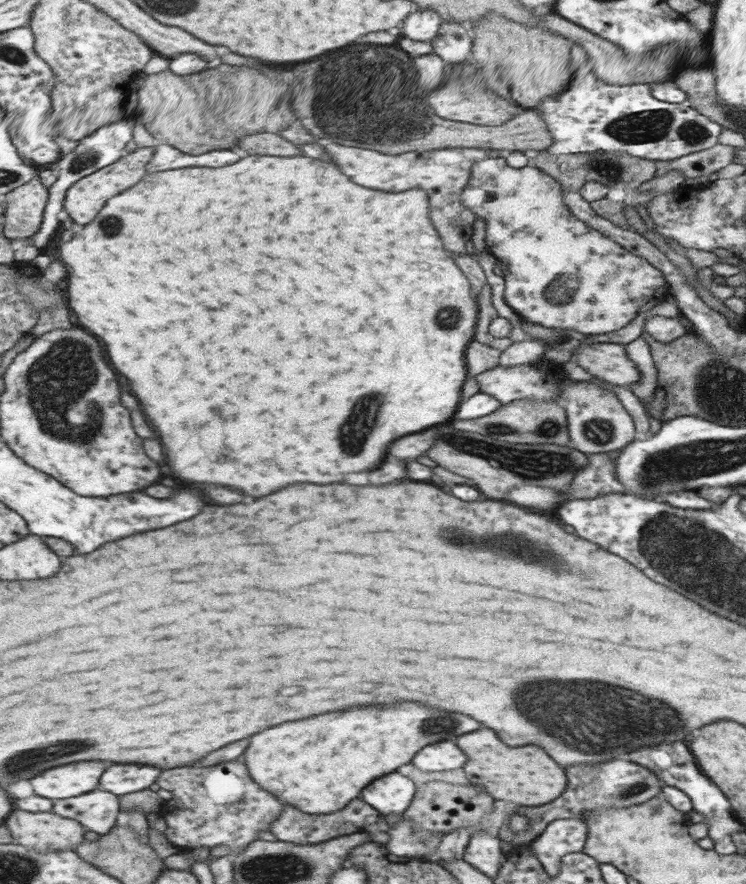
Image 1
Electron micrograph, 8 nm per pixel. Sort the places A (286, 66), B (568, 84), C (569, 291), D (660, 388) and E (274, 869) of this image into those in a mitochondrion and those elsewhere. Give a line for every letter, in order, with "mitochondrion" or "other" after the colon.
A: other
B: other
C: mitochondrion
D: other
E: mitochondrion

